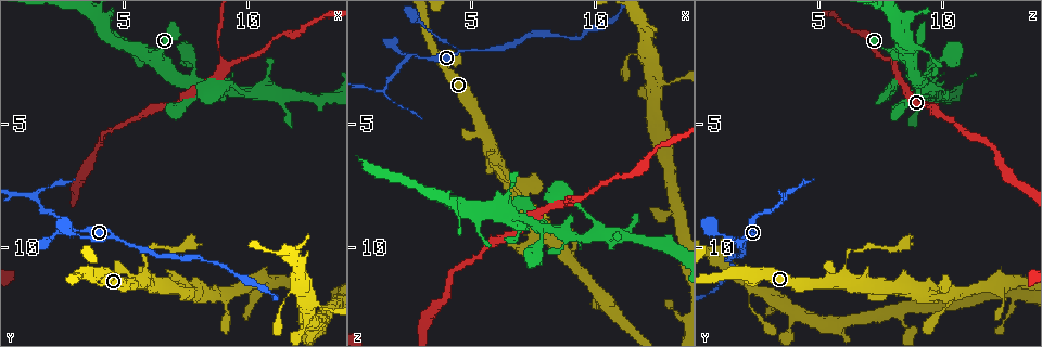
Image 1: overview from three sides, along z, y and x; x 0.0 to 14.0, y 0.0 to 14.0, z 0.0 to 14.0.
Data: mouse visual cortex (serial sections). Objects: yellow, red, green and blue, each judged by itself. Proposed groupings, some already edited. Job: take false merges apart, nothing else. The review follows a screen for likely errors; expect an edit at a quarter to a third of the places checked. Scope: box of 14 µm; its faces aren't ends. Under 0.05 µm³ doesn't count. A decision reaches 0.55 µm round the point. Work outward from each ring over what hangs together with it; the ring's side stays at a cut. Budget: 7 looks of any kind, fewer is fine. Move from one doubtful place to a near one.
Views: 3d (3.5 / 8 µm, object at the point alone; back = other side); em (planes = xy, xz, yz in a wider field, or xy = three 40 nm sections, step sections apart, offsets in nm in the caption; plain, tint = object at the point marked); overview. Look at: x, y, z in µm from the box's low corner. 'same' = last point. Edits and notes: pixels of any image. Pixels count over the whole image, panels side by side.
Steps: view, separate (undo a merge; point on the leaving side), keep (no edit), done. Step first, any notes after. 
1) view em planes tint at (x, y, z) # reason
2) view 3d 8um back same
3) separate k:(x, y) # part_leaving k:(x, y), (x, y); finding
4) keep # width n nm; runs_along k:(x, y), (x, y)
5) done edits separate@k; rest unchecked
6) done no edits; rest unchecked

view em xy step 1 tint at (9.0, 2.8, 8.1) # three-way junction

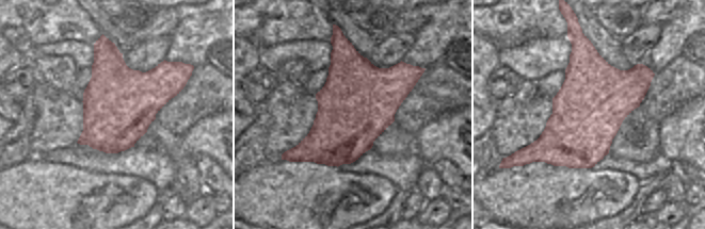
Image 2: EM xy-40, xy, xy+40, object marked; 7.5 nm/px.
view 3d 3.5um same # see where the arms go

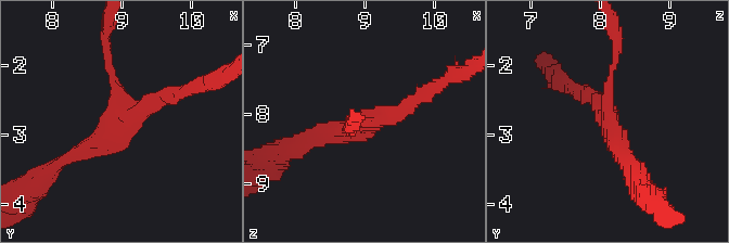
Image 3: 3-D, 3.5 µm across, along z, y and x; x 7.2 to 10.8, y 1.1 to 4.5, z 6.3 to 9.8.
keep # arm_widths 100, 200, 250 nm; runs_along 3:(67, 158), (181, 91); one cell here

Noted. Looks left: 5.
view 3d 8um back at (5.8, 10.2, 6.6) # abrupt turn

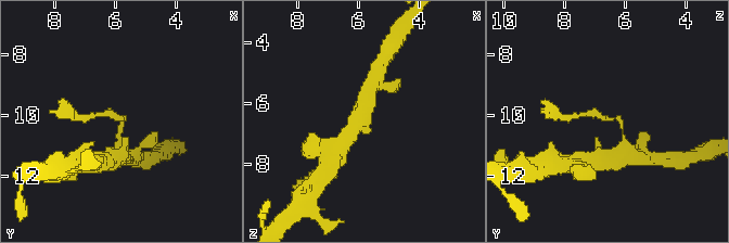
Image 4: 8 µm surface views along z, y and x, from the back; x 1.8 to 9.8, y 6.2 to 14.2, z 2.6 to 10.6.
view 3d 3.5um back at (5.8, 10.2, 6.6)

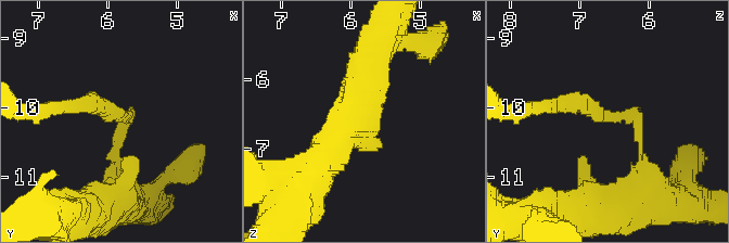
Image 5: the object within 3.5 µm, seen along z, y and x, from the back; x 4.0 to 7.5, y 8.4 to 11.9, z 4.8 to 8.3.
view em xy step 1 tint at (5.75, 10.15, 6.50) # arm_widths 150, 250 nm; shape alone is not enough

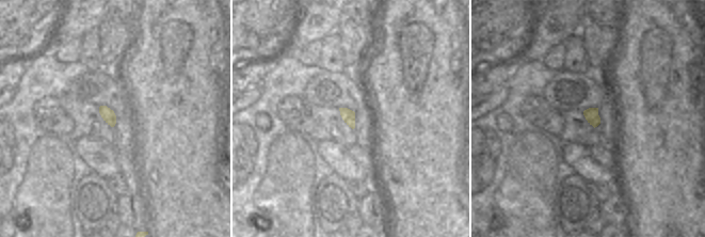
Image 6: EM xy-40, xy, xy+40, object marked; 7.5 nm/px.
separate 5:(608, 118) # part_leaving 5:(639, 138), (634, 117), (566, 104); two cells meet here

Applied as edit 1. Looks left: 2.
done edits separate@5; rest unchecked

